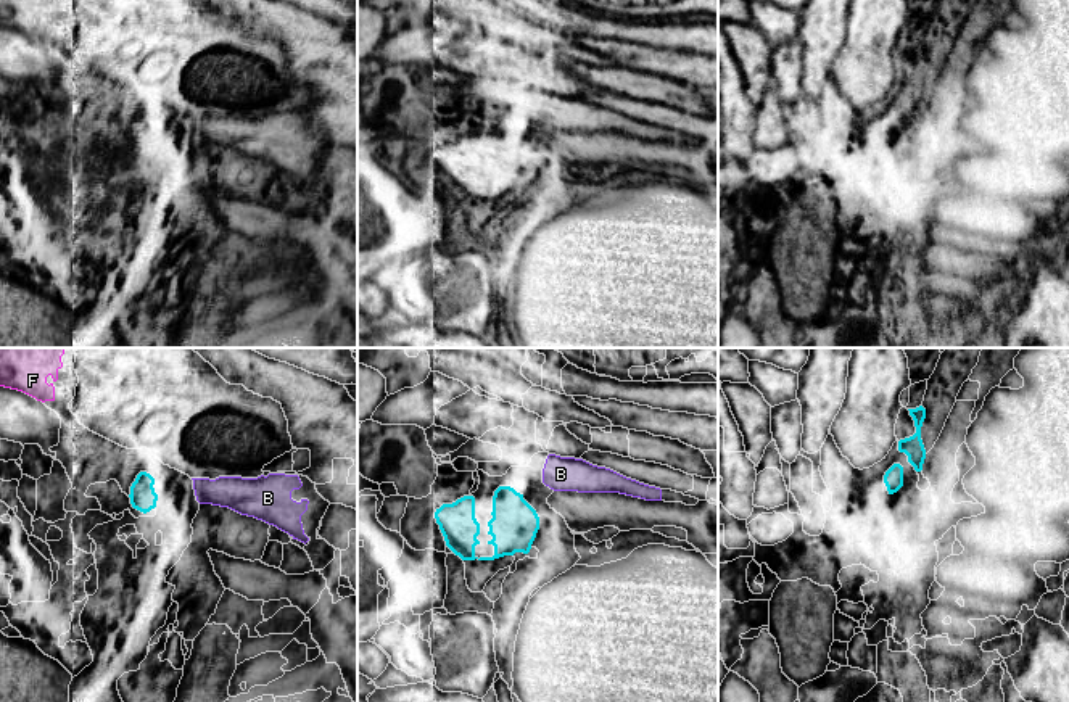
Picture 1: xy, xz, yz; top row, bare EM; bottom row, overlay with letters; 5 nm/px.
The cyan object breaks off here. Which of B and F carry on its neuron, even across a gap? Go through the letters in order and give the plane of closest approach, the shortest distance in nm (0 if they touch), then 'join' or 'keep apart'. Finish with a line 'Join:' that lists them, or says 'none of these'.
B: view xz; gap 120 nm; keep apart
F: view xy; gap 550 nm; keep apart
Join: none of these

